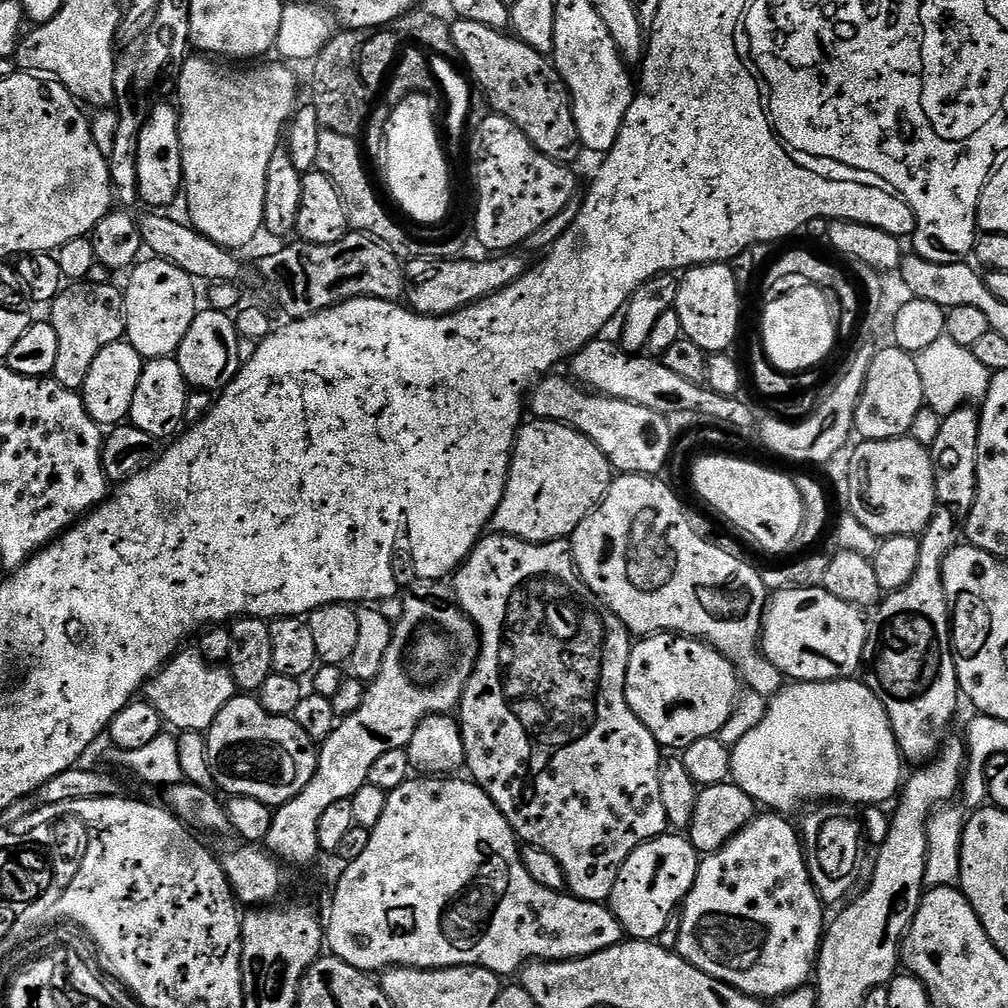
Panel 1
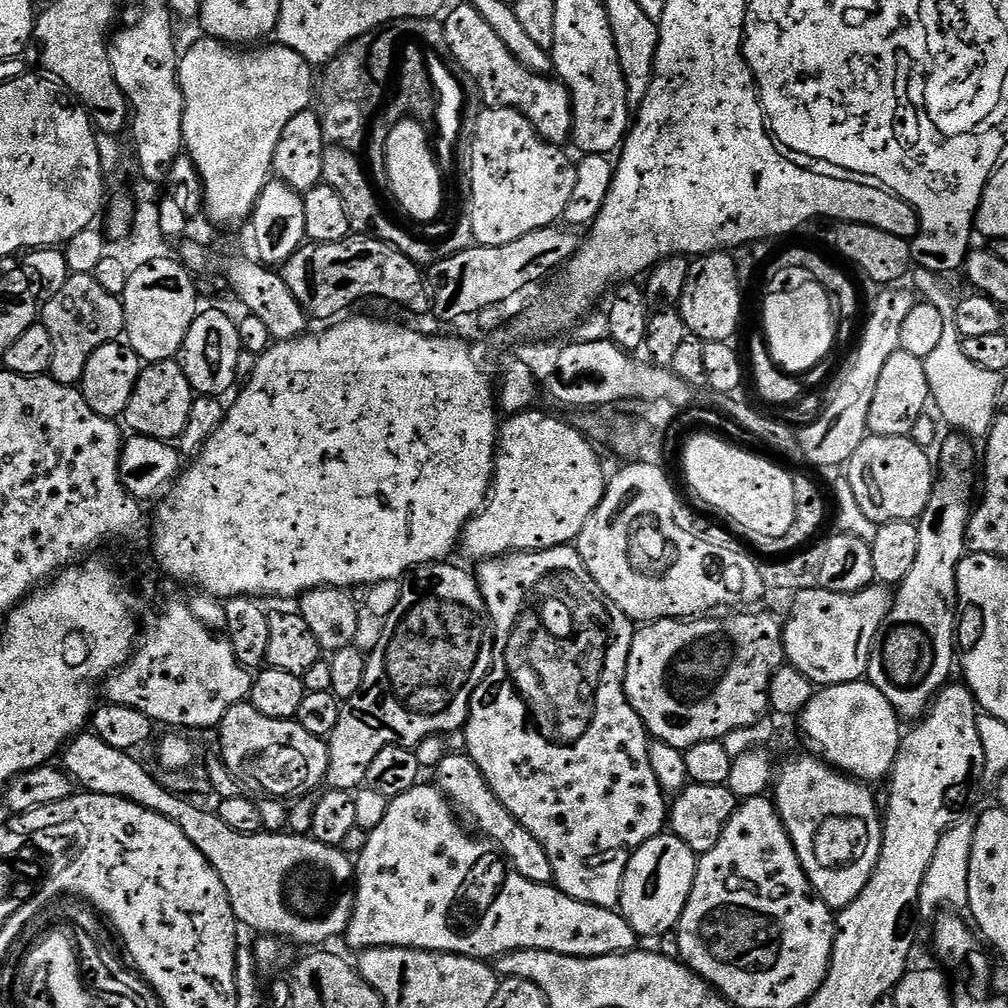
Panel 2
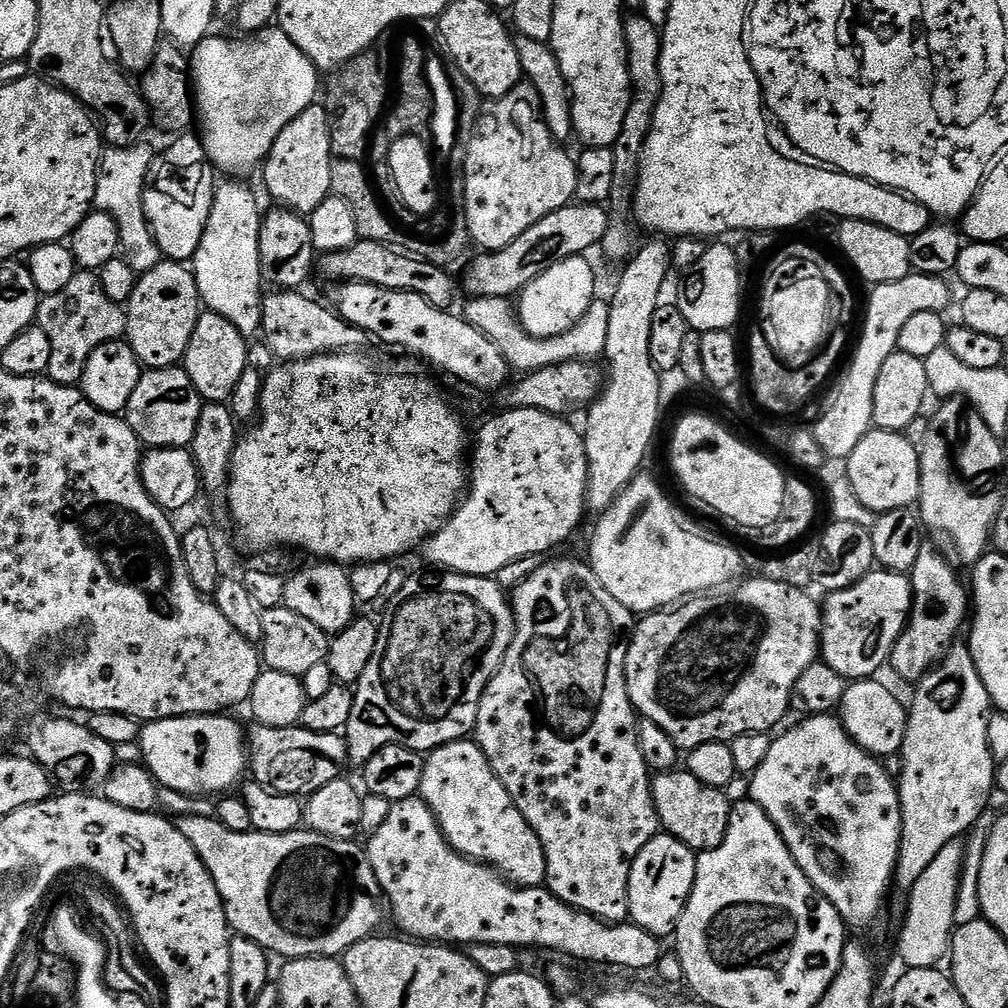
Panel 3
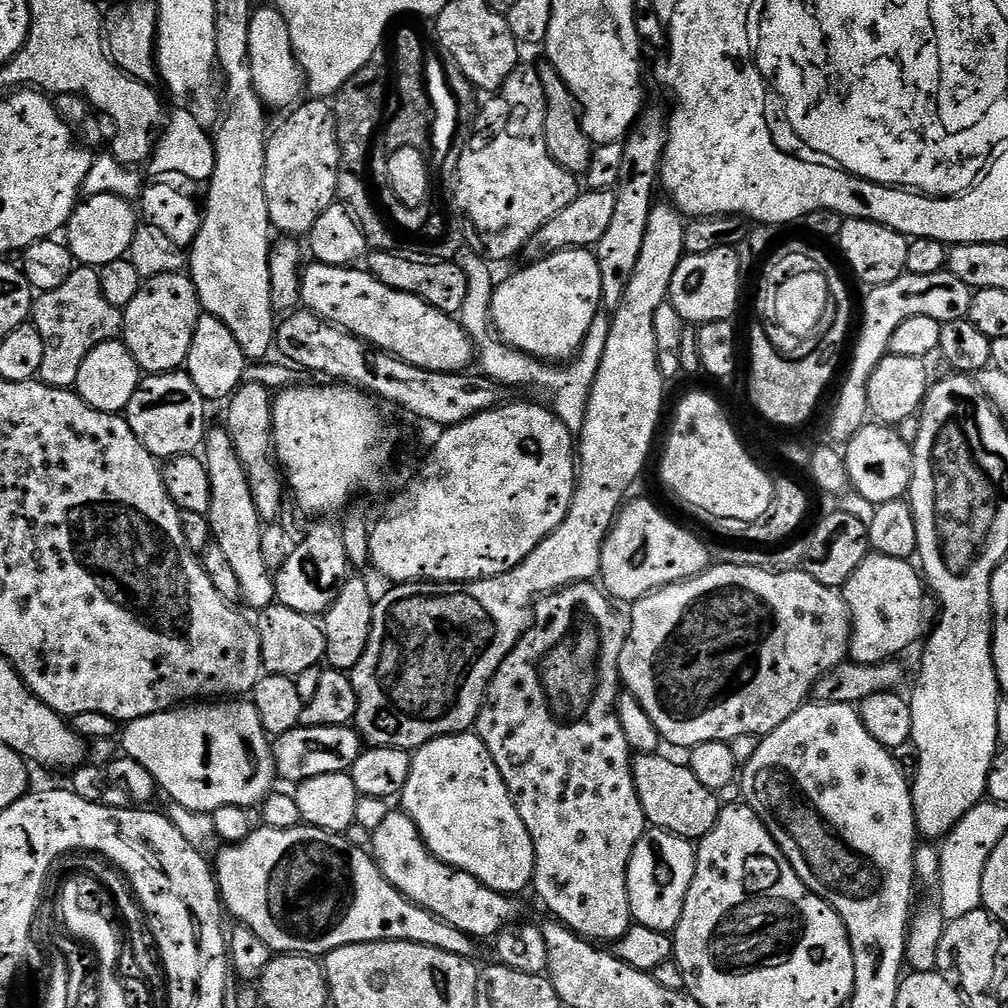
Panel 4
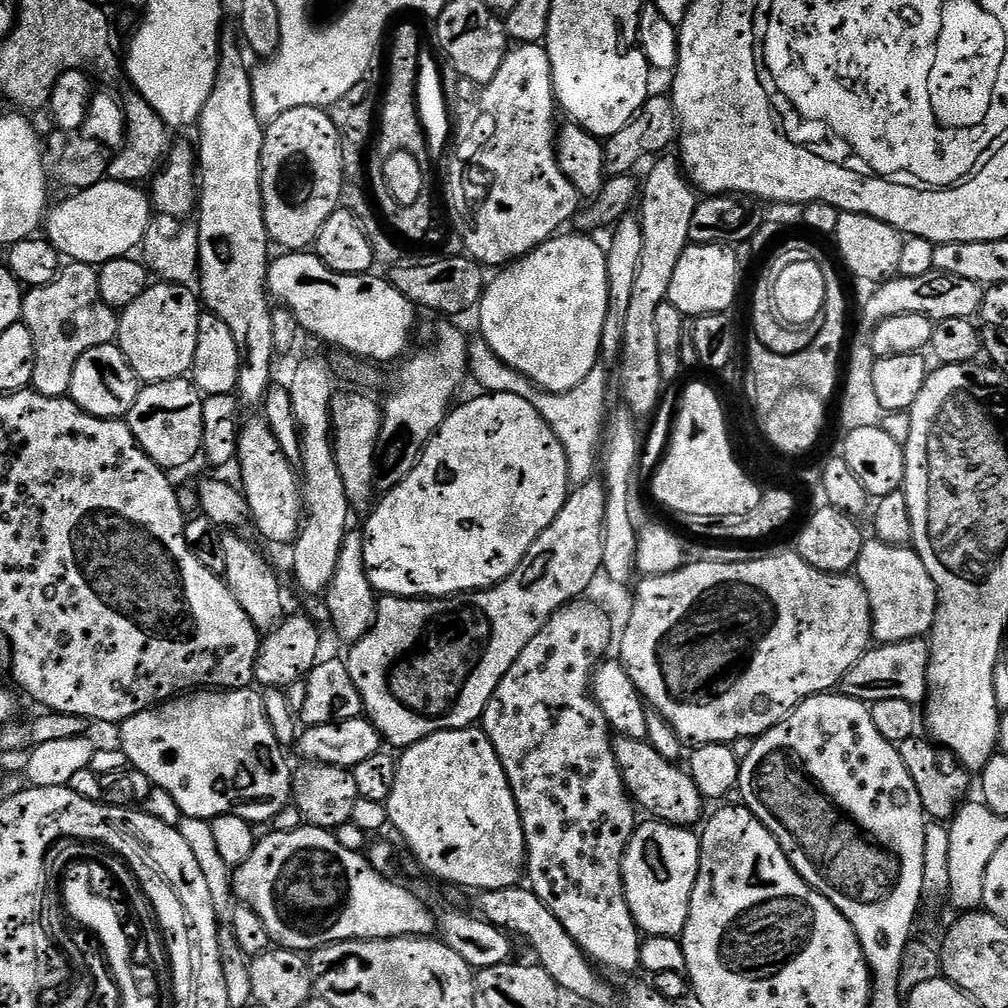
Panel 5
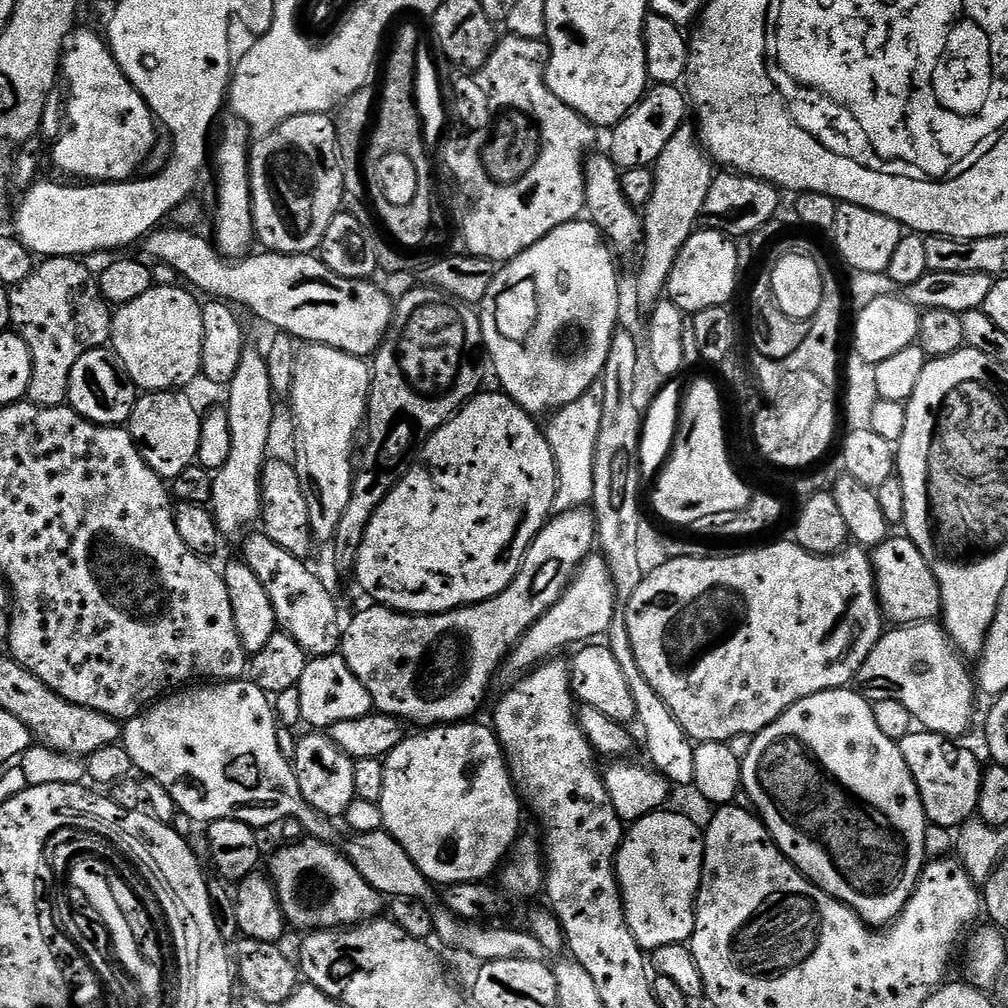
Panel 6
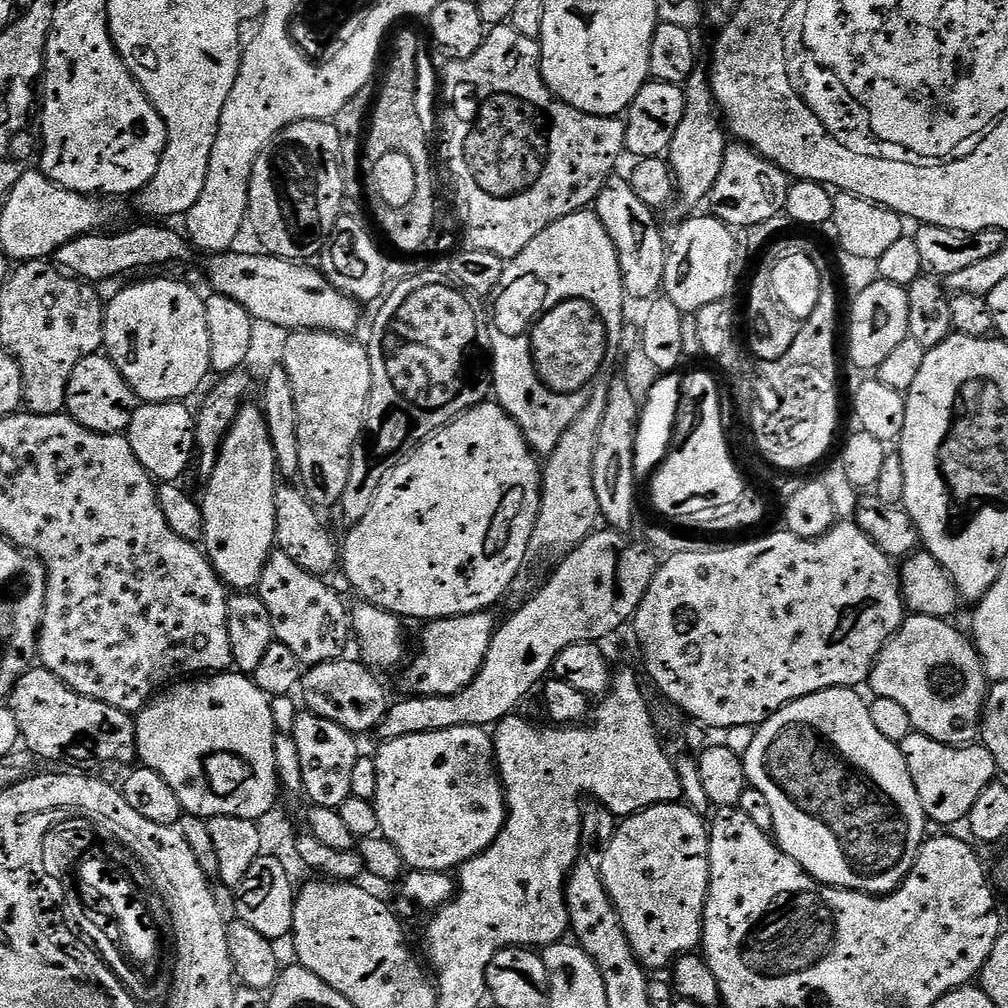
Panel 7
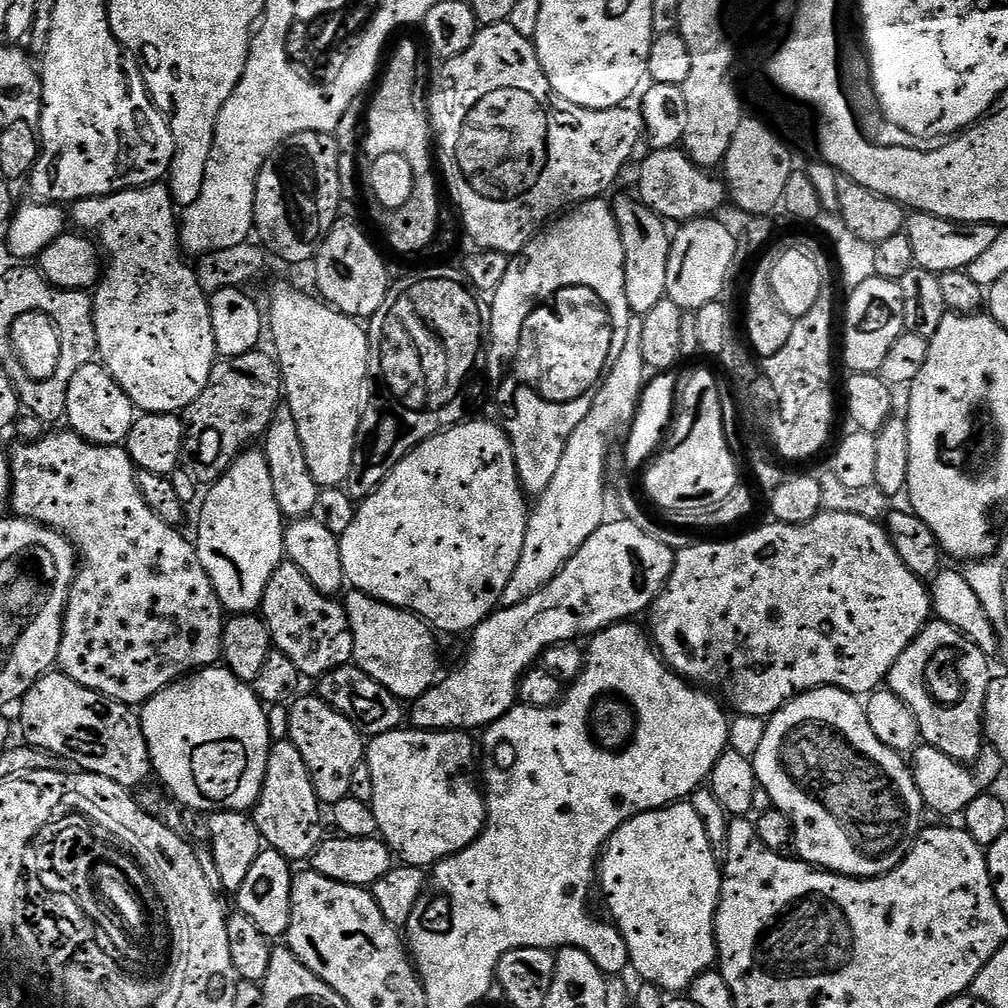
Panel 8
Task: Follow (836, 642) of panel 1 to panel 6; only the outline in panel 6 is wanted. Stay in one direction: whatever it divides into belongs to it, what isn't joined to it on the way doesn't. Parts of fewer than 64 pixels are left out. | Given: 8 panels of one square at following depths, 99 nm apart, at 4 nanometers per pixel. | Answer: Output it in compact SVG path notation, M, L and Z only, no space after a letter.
M889 535L870 552L881 613L896 626L935 621L941 615L938 582L926 558L922 558L922 550L918 550L918 546L914 546L914 542L907 535L899 535Z

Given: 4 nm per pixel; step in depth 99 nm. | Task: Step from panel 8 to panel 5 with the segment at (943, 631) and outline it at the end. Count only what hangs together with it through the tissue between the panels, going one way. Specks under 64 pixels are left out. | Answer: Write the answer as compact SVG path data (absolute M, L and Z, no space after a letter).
M924 638L869 647L864 656L846 670L838 685L839 695L862 700L869 705L886 698L902 698L911 704L923 705L928 695L929 651L929 641Z

